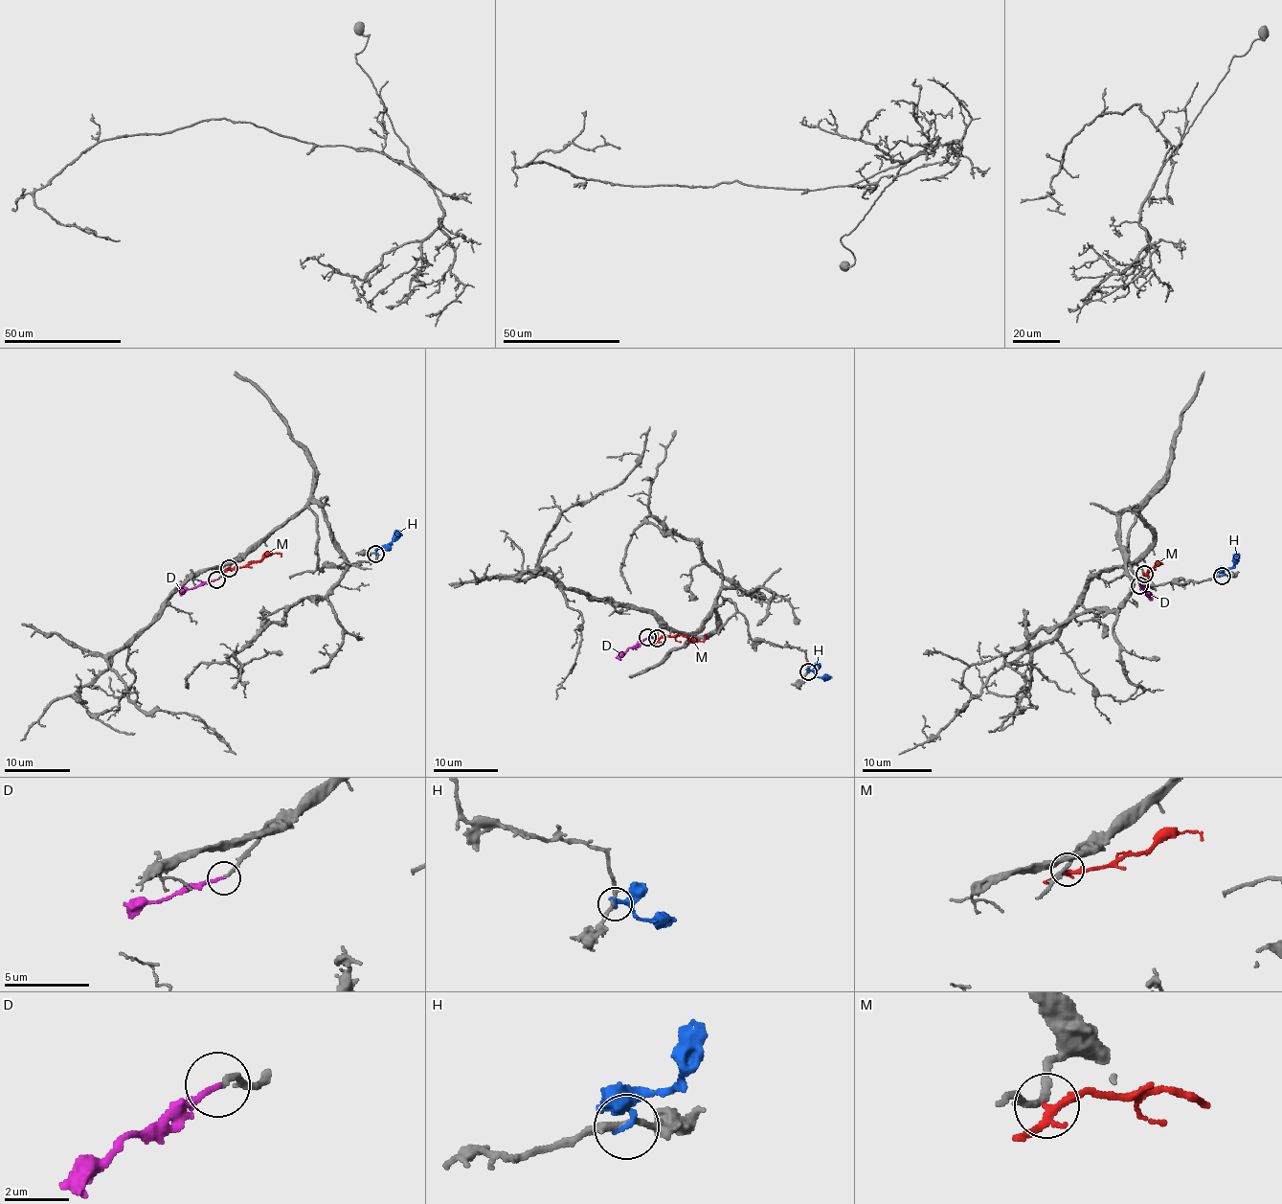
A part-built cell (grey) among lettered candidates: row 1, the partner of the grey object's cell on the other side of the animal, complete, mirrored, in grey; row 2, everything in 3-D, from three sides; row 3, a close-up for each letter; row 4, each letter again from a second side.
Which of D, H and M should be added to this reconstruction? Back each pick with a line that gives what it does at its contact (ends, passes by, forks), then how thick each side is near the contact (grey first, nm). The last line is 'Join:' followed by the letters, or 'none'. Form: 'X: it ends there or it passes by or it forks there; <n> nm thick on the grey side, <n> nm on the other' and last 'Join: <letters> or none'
D: it ends there; 170 nm thick on the grey side, 170 nm on the other
Join: D

